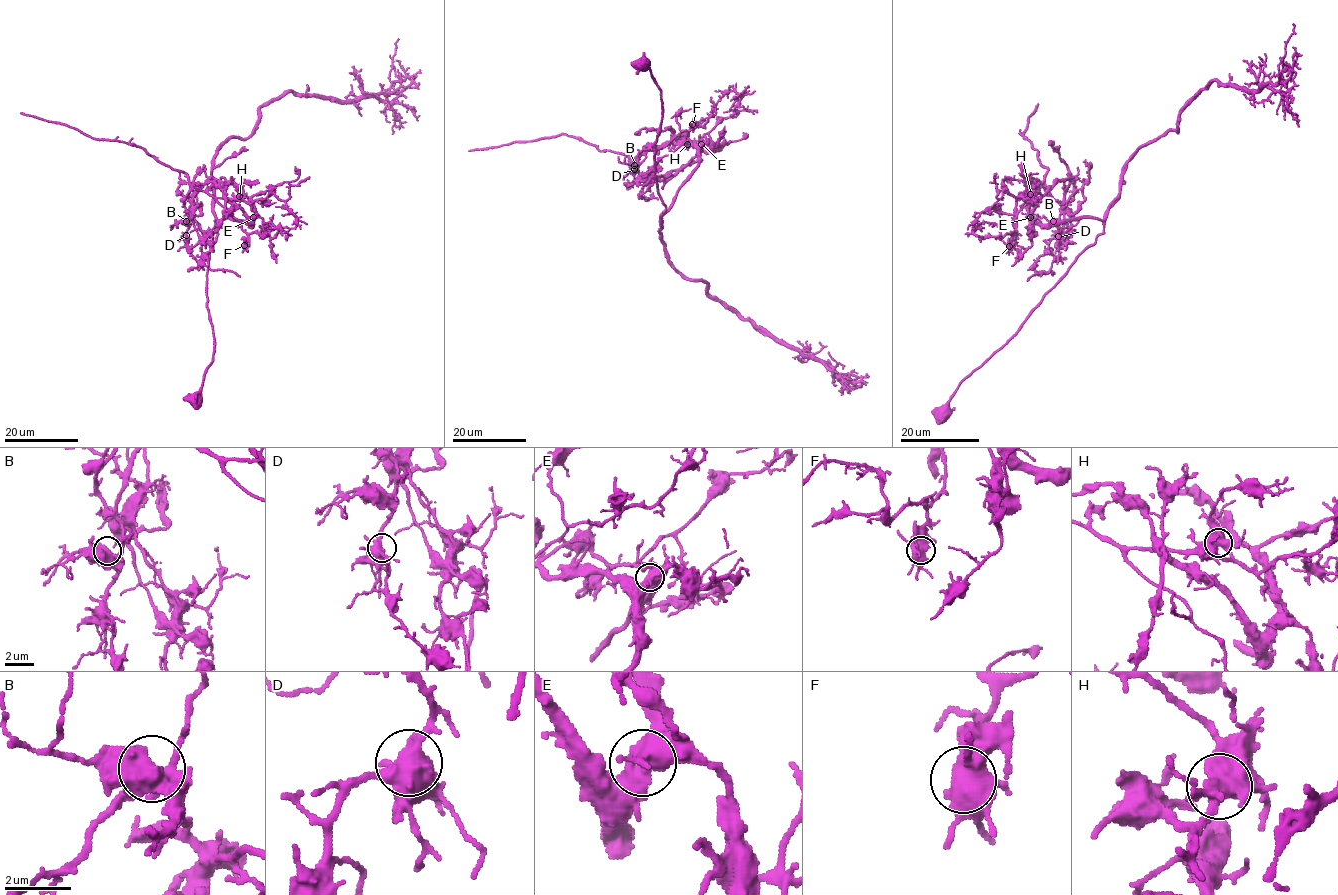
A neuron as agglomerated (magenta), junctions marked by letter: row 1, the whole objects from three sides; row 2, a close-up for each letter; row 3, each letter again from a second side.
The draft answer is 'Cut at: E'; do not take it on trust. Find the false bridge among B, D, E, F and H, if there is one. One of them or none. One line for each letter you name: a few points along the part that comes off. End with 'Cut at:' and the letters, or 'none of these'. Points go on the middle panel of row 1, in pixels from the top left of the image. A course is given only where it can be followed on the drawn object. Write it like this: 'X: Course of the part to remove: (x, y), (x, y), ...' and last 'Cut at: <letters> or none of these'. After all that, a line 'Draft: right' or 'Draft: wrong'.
E: Course of the part to remove: (701, 144), (704, 142), (677, 136), (633, 159), (612, 151), (601, 151), (566, 134), (469, 151)
Cut at: E
Draft: right

